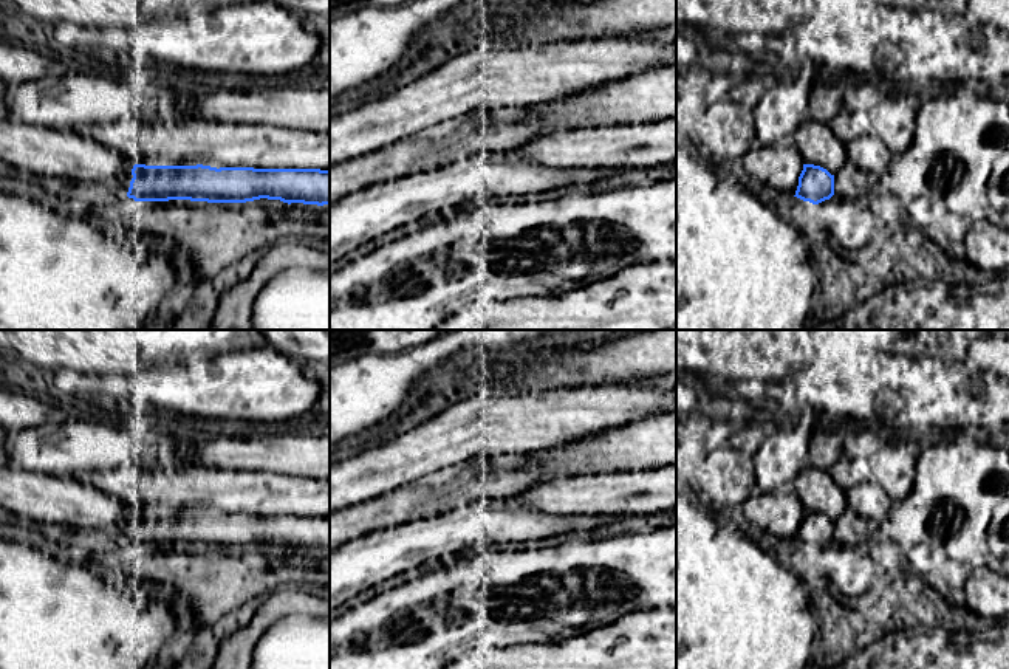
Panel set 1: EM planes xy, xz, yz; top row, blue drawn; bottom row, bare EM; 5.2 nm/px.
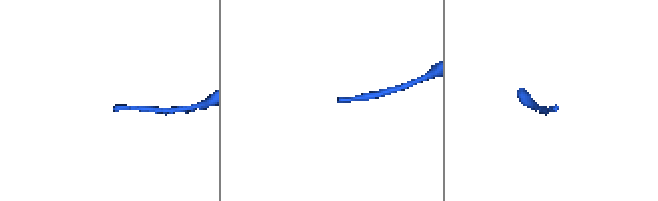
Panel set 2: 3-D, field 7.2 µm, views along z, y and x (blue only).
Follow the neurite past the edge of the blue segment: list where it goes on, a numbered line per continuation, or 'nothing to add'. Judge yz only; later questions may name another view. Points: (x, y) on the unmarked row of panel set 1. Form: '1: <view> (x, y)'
nothing to add

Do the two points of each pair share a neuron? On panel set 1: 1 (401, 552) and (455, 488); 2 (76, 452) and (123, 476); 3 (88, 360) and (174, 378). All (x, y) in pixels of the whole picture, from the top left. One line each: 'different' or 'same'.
1: different
2: different
3: different

